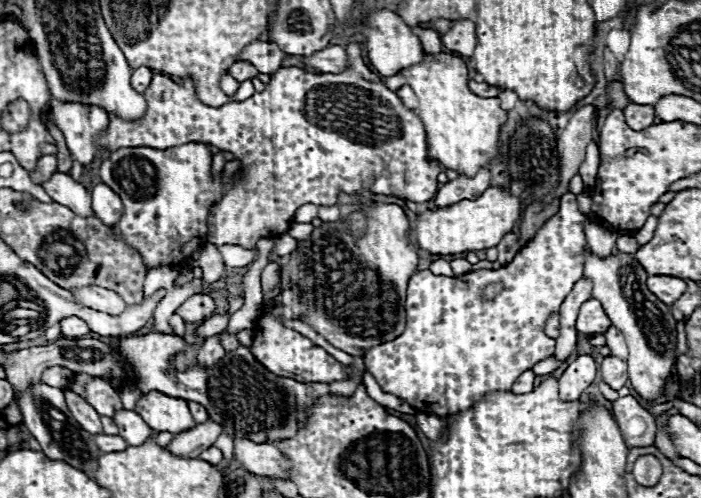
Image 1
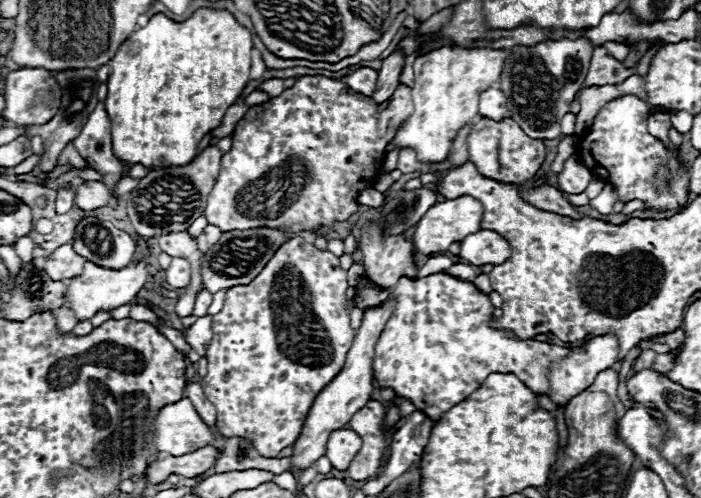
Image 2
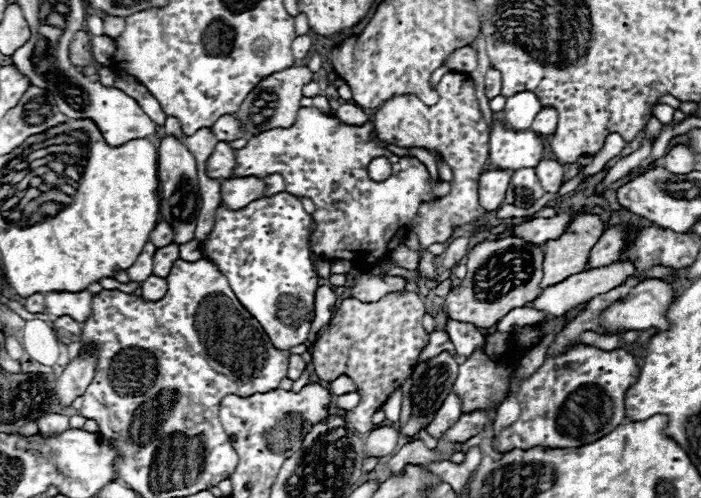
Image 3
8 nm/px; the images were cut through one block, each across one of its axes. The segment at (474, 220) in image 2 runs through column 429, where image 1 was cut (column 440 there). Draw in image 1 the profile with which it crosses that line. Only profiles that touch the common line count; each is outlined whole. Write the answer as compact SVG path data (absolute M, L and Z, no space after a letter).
M490 186L478 200L462 200L454 206L442 210L426 210L416 216L412 224L412 240L420 248L432 254L460 254L472 250L488 250L496 246L508 232L520 224L522 202L518 196L510 194L508 188Z

